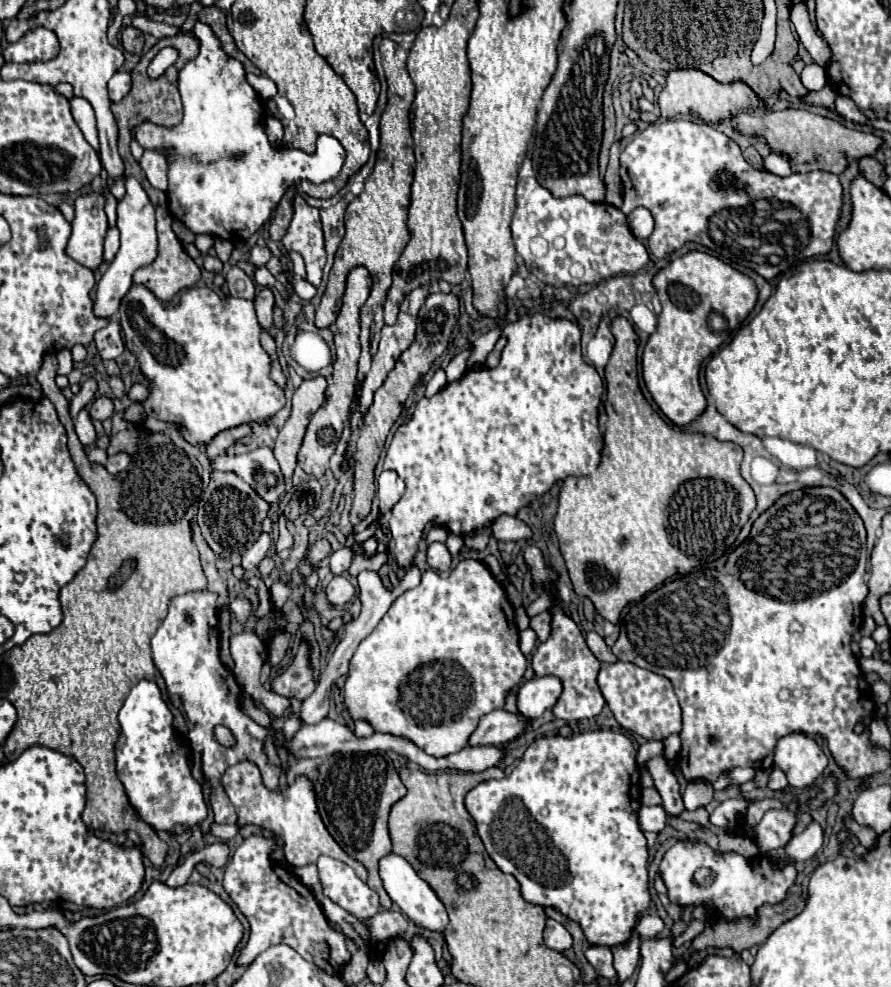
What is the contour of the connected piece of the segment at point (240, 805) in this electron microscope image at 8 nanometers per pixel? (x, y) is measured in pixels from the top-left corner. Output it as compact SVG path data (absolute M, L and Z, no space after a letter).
M240 762L236 766L228 766L228 770L222 776L222 784L224 784L224 790L226 790L228 798L230 798L230 802L236 808L236 814L238 814L236 824L238 826L256 824L256 826L260 826L264 830L270 830L282 842L284 856L292 866L316 864L318 856L326 854L330 858L342 860L348 866L352 866L354 872L358 874L358 878L362 878L362 880L368 878L366 868L358 860L350 858L336 844L336 840L328 834L328 830L326 830L326 826L324 826L322 818L320 818L318 806L316 806L316 792L312 790L312 780L308 776L304 776L304 774L296 776L296 780L290 786L286 786L284 790L268 790L262 784L258 766L252 764L252 762Z

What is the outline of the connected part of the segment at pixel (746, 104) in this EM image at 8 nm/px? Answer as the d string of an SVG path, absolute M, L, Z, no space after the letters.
M670 70L666 76L666 86L662 88L658 96L660 114L664 118L686 114L690 112L694 118L700 118L704 122L728 122L734 112L738 110L754 110L758 106L758 96L750 90L748 84L736 80L730 84L720 84L712 76L704 74L702 70Z

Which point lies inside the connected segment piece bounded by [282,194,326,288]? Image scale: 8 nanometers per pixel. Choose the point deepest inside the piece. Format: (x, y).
(305, 236)

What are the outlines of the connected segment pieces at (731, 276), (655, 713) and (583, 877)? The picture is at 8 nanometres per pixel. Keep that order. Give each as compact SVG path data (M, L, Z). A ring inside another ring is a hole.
M698 250L674 258L654 276L652 284L660 298L662 312L658 314L656 332L650 334L644 346L642 378L664 416L676 426L686 426L702 414L706 406L698 382L702 360L724 344L748 318L756 304L758 288L750 276Z
M630 662L602 664L597 684L618 724L646 740L664 740L682 730L682 710L668 678Z
M596 730L596 732L584 732L584 734L576 734L570 738L562 738L562 736L546 736L536 740L534 744L528 746L528 750L524 752L522 760L518 762L518 766L504 776L502 780L486 780L480 782L476 788L472 788L466 794L466 810L470 812L470 816L476 822L478 834L486 846L488 856L496 862L496 866L506 872L512 874L520 886L522 886L522 896L526 902L542 906L542 908L556 908L560 910L564 916L568 916L570 920L578 922L588 944L590 946L618 946L628 942L636 922L640 920L640 916L648 910L650 906L650 890L648 890L648 848L646 848L646 836L638 824L638 810L640 810L640 770L636 766L636 748L632 746L630 738L626 738L620 732L612 732L612 730Z

